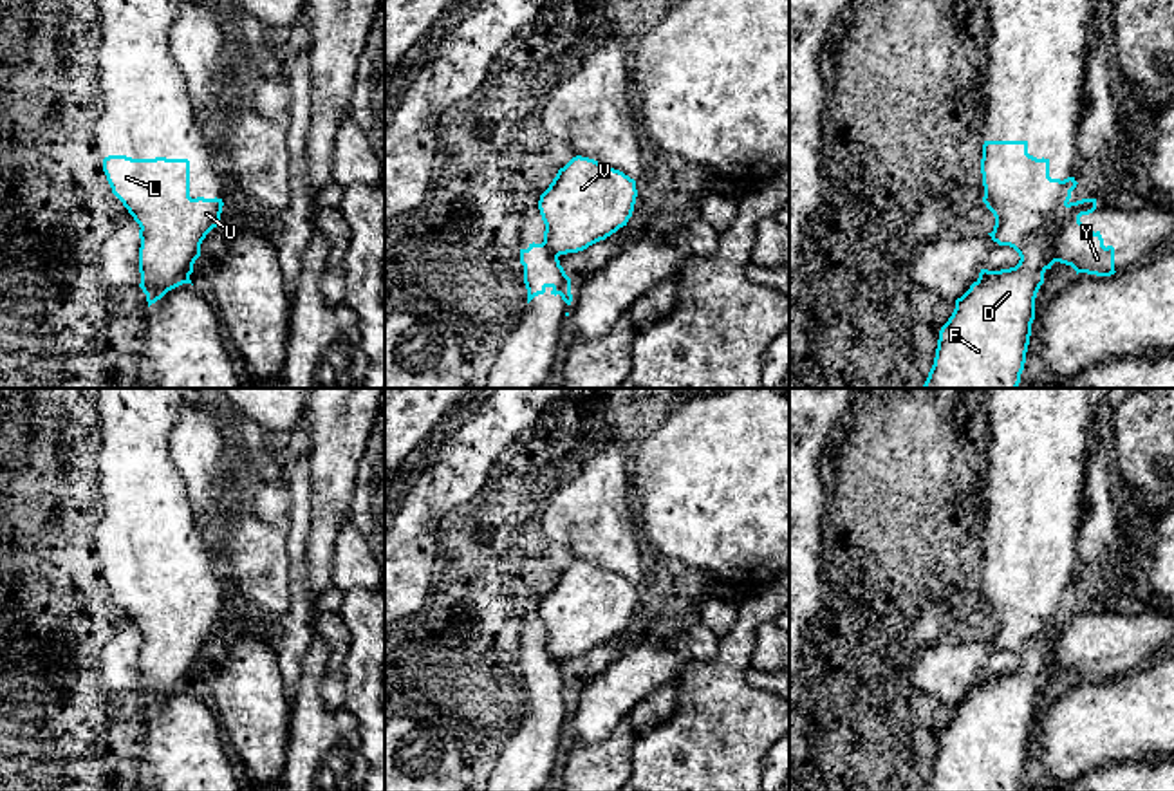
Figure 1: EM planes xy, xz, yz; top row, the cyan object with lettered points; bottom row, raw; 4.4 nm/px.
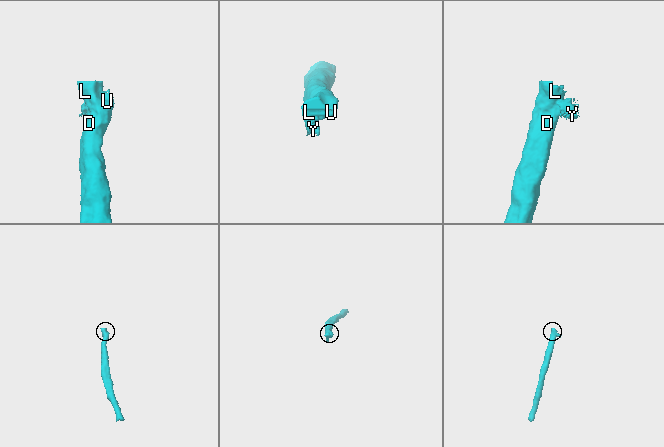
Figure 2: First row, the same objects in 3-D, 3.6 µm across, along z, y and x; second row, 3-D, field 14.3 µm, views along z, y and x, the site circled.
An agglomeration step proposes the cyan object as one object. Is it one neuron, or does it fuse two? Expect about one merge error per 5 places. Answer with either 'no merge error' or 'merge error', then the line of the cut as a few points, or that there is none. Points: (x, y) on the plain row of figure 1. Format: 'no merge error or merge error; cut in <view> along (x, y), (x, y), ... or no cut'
merge error; cut in yz along (1068, 609), (1053, 627), (1044, 672)

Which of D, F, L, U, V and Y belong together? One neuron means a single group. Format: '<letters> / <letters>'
D F L U V / Y

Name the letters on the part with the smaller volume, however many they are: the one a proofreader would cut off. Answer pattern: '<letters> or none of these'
Y

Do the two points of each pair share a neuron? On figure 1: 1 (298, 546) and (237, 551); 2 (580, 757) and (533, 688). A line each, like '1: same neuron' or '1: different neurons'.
1: different neurons
2: different neurons

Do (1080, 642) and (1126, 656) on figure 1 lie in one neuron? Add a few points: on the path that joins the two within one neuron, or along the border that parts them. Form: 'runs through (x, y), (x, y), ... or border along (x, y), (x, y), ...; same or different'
runs through (1091, 642), (1115, 645); same

